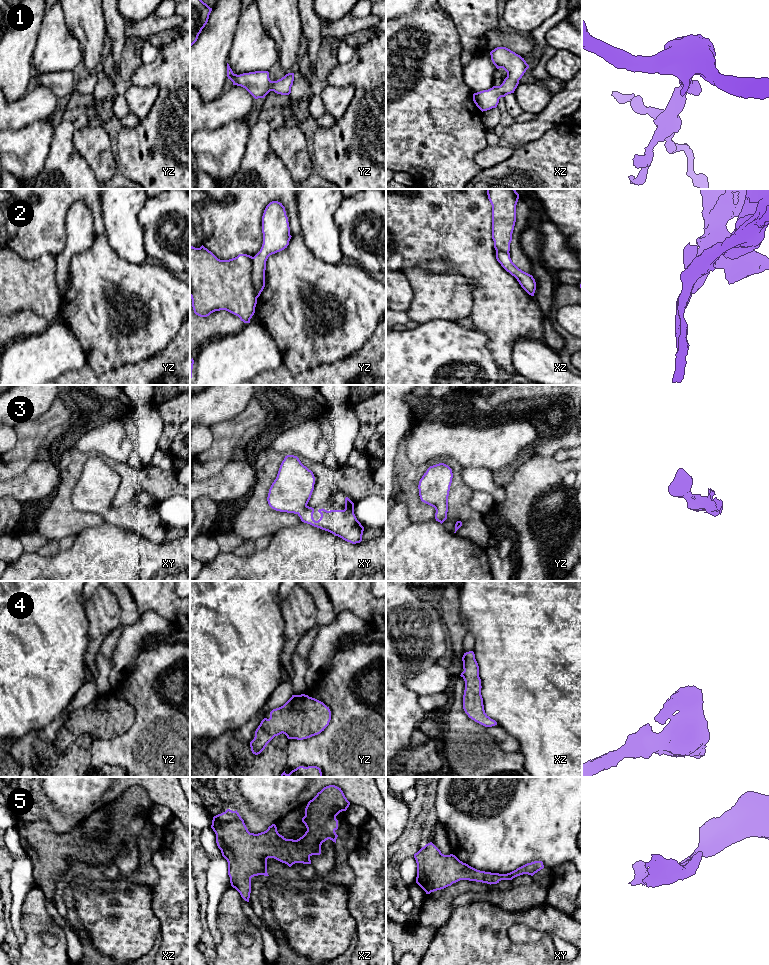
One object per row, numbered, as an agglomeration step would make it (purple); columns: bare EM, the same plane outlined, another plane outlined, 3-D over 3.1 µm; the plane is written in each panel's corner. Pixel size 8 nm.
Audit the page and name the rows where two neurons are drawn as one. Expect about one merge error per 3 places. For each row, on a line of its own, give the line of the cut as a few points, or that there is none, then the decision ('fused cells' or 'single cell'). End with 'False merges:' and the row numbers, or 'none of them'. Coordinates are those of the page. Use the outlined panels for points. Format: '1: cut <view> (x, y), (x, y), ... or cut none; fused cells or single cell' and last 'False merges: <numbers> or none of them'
1: cut none; single cell
2: cut yz (252, 257), (252, 285), (257, 297); fused cells
3: cut none; single cell
4: cut none; single cell
5: cut none; single cell
False merges: 2

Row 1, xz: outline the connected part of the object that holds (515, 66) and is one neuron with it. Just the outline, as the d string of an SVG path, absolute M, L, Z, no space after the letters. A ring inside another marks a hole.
M497 47L490 55L496 68L503 68L507 72L507 77L500 86L473 94L473 101L482 112L496 108L501 97L514 93L519 80L529 68L524 58L506 47Z

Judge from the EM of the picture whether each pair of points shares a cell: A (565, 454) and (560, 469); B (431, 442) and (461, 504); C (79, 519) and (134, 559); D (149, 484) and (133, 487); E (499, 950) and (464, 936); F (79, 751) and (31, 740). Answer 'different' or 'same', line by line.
A: different
B: different
C: different
D: different
E: same
F: same

